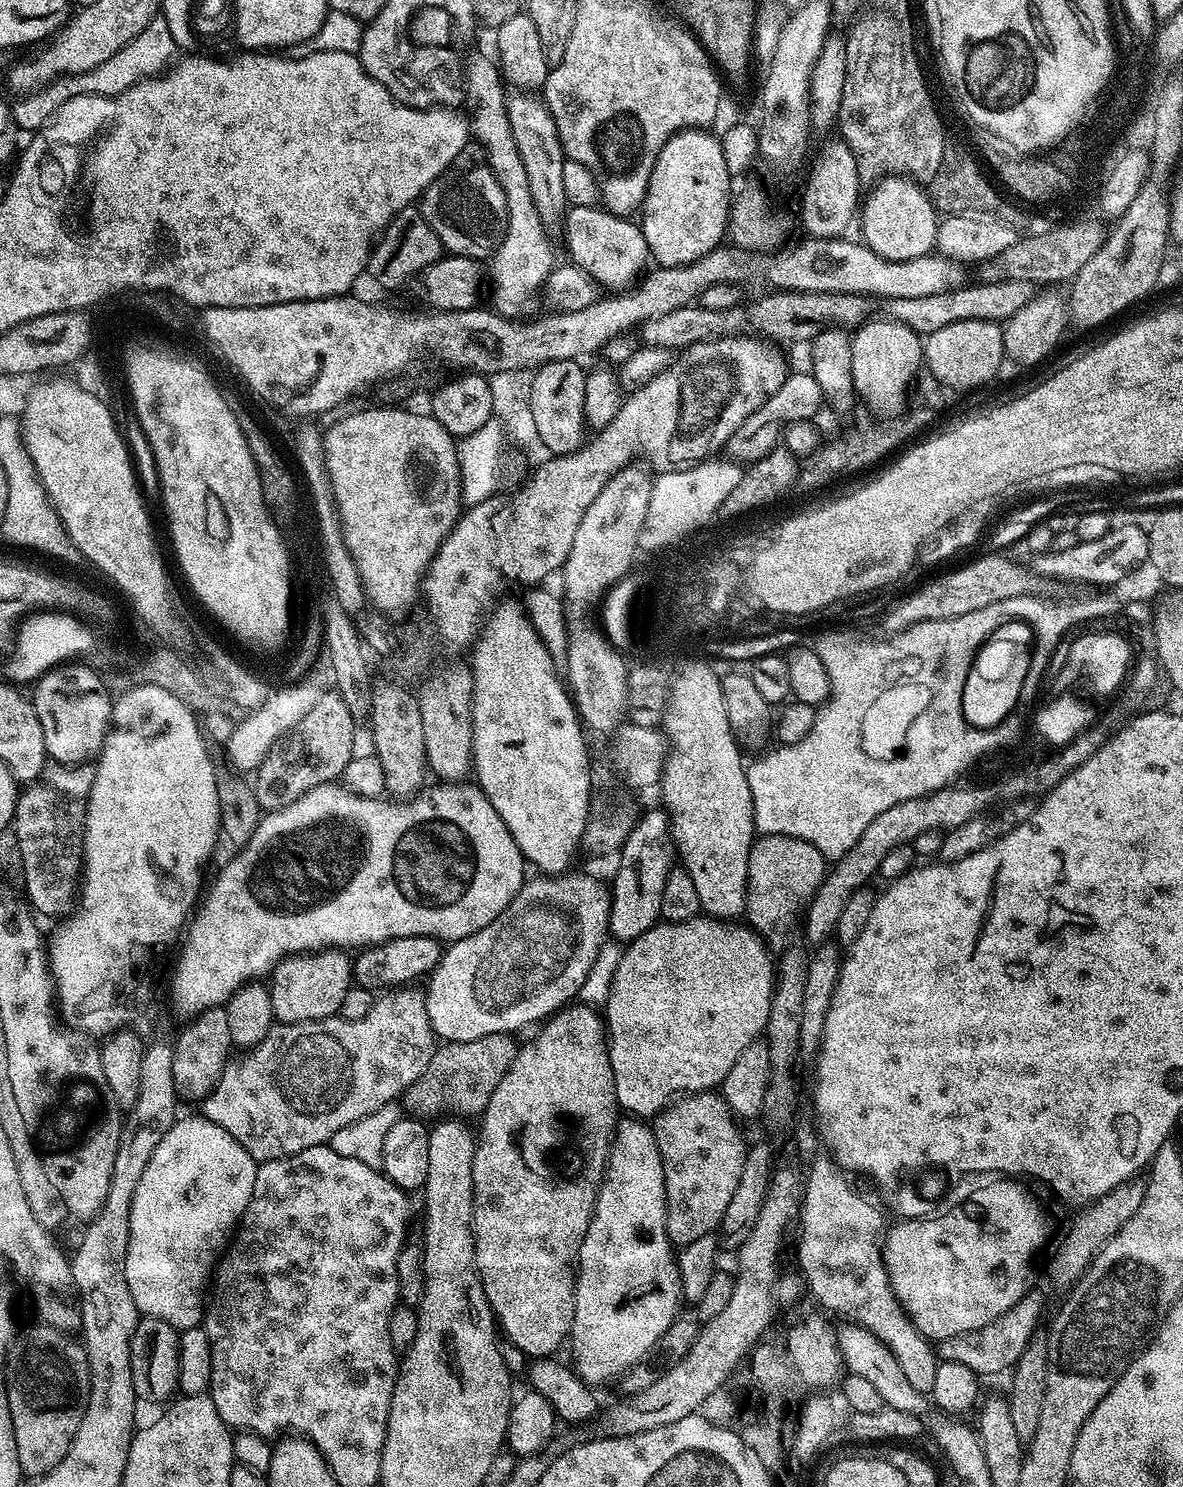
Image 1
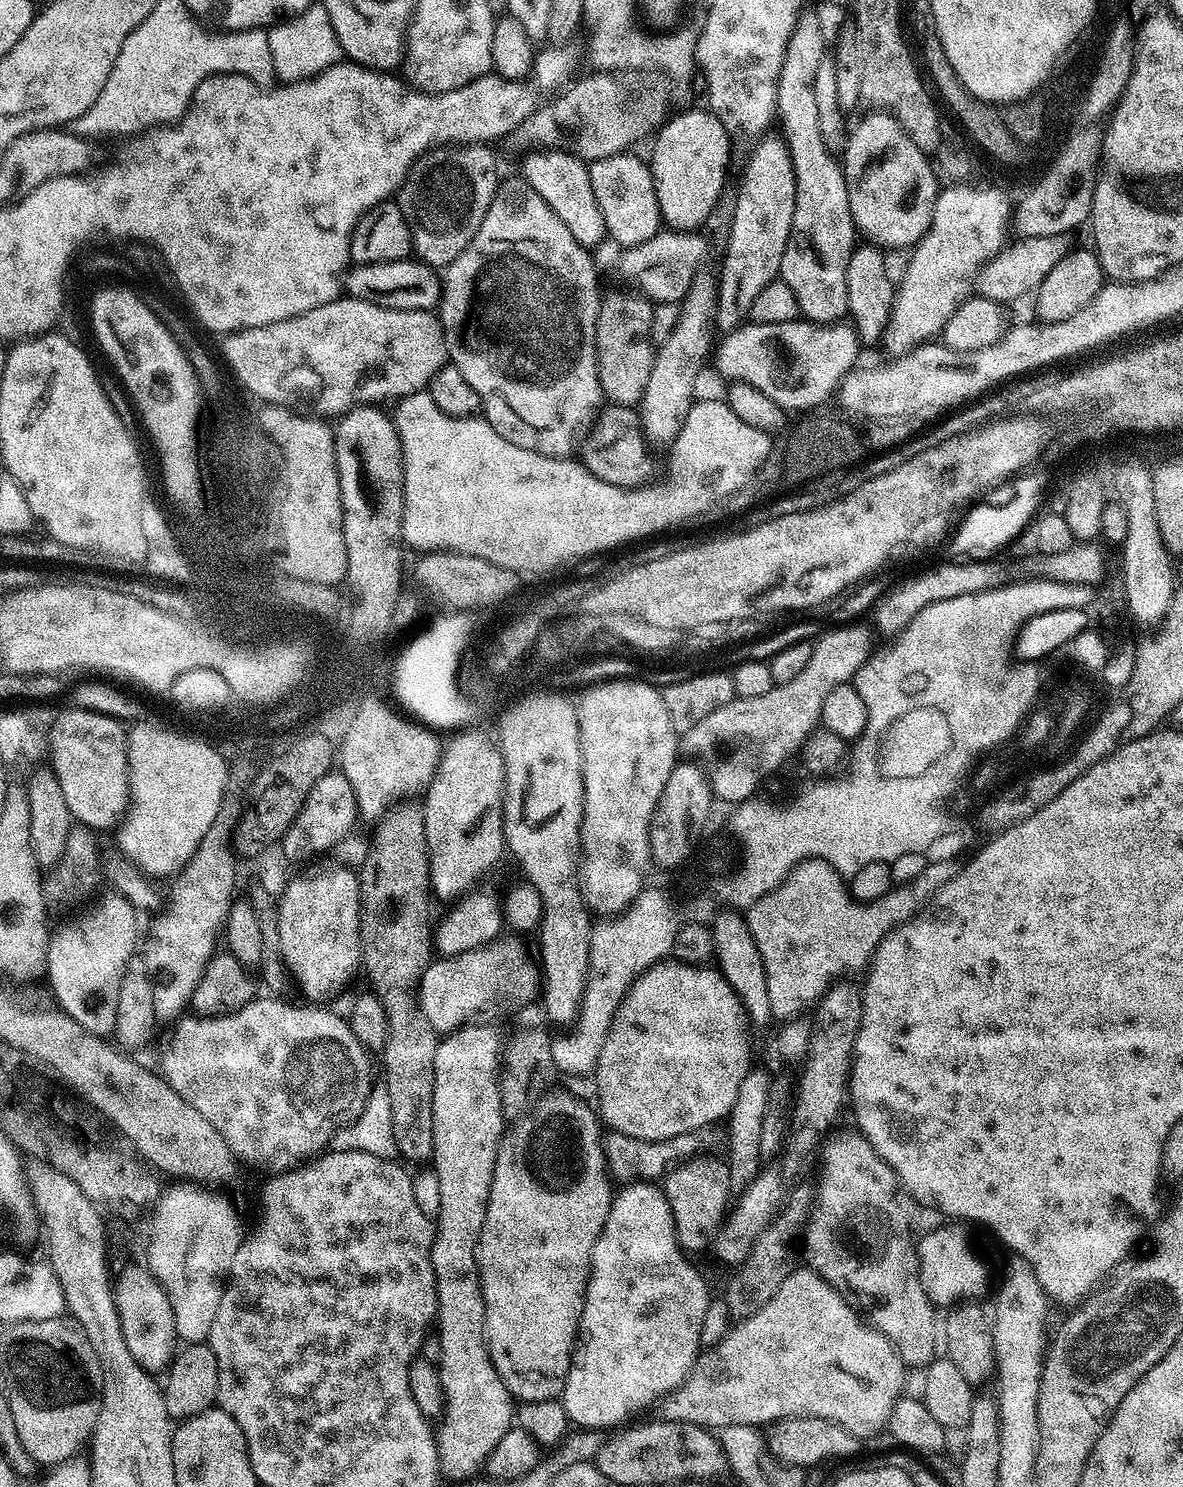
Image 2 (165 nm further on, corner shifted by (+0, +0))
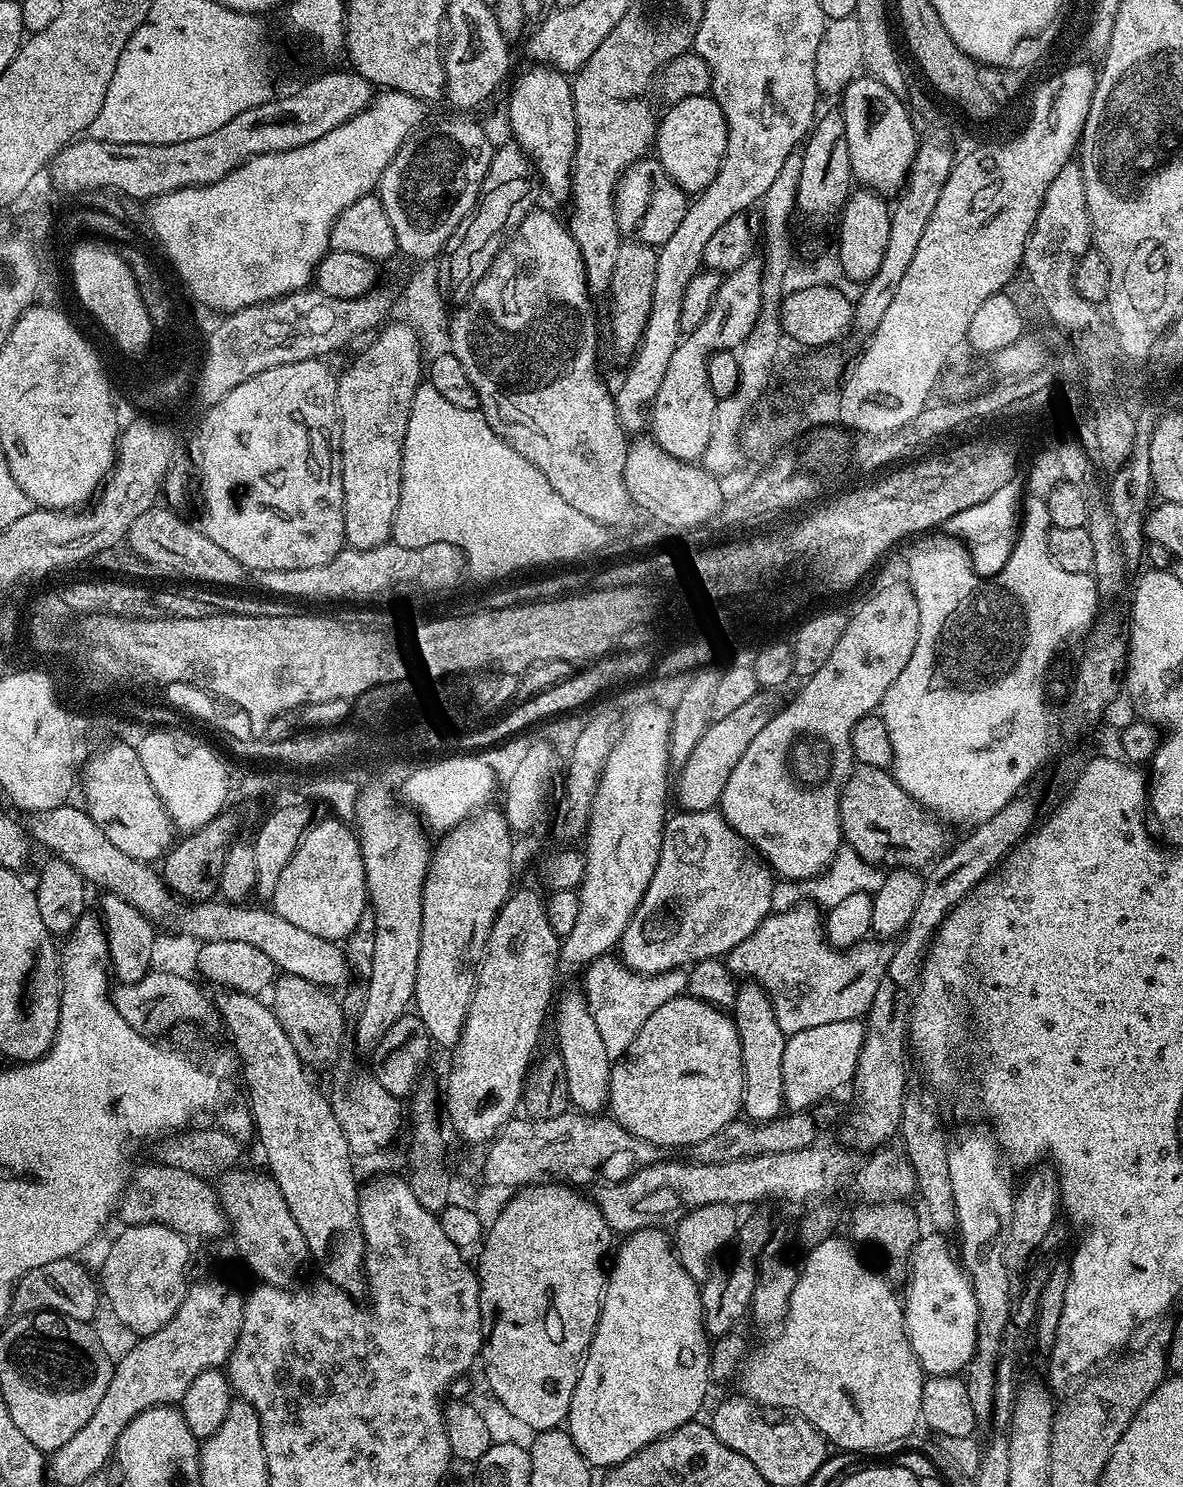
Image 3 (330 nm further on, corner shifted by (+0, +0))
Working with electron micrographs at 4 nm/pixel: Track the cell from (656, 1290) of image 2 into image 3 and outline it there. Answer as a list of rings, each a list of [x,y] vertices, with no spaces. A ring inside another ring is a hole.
[[[653,1226],[650,1228],[638,1229],[636,1232],[627,1233],[623,1237],[624,1240],[618,1247],[615,1249],[616,1252],[616,1261],[613,1262],[612,1268],[610,1264],[610,1271],[606,1276],[606,1283],[604,1286],[604,1298],[600,1302],[600,1317],[598,1318],[598,1322],[596,1323],[596,1333],[592,1336],[592,1341],[590,1342],[590,1346],[588,1347],[588,1354],[584,1357],[584,1363],[580,1366],[580,1377],[578,1378],[578,1386],[574,1390],[574,1398],[570,1402],[570,1410],[568,1411],[568,1418],[566,1421],[566,1430],[569,1434],[572,1435],[572,1441],[574,1442],[574,1446],[578,1446],[578,1450],[582,1454],[582,1458],[585,1462],[588,1463],[593,1469],[596,1470],[607,1470],[609,1468],[614,1467],[616,1464],[621,1464],[626,1458],[630,1458],[630,1454],[634,1454],[638,1450],[642,1450],[642,1446],[646,1446],[650,1442],[654,1442],[655,1440],[662,1439],[666,1434],[670,1434],[674,1430],[678,1430],[678,1426],[682,1426],[683,1424],[691,1424],[693,1421],[697,1419],[696,1416],[700,1412],[700,1407],[704,1404],[704,1399],[708,1396],[708,1384],[710,1385],[710,1377],[708,1375],[708,1354],[710,1351],[710,1337],[708,1334],[708,1329],[706,1327],[706,1307],[704,1308],[704,1304],[700,1301],[700,1288],[701,1285],[694,1278],[690,1278],[690,1274],[686,1274],[686,1270],[680,1264],[679,1258],[676,1256],[674,1251],[673,1241],[670,1239],[669,1233],[668,1236],[667,1231],[663,1227]]]

